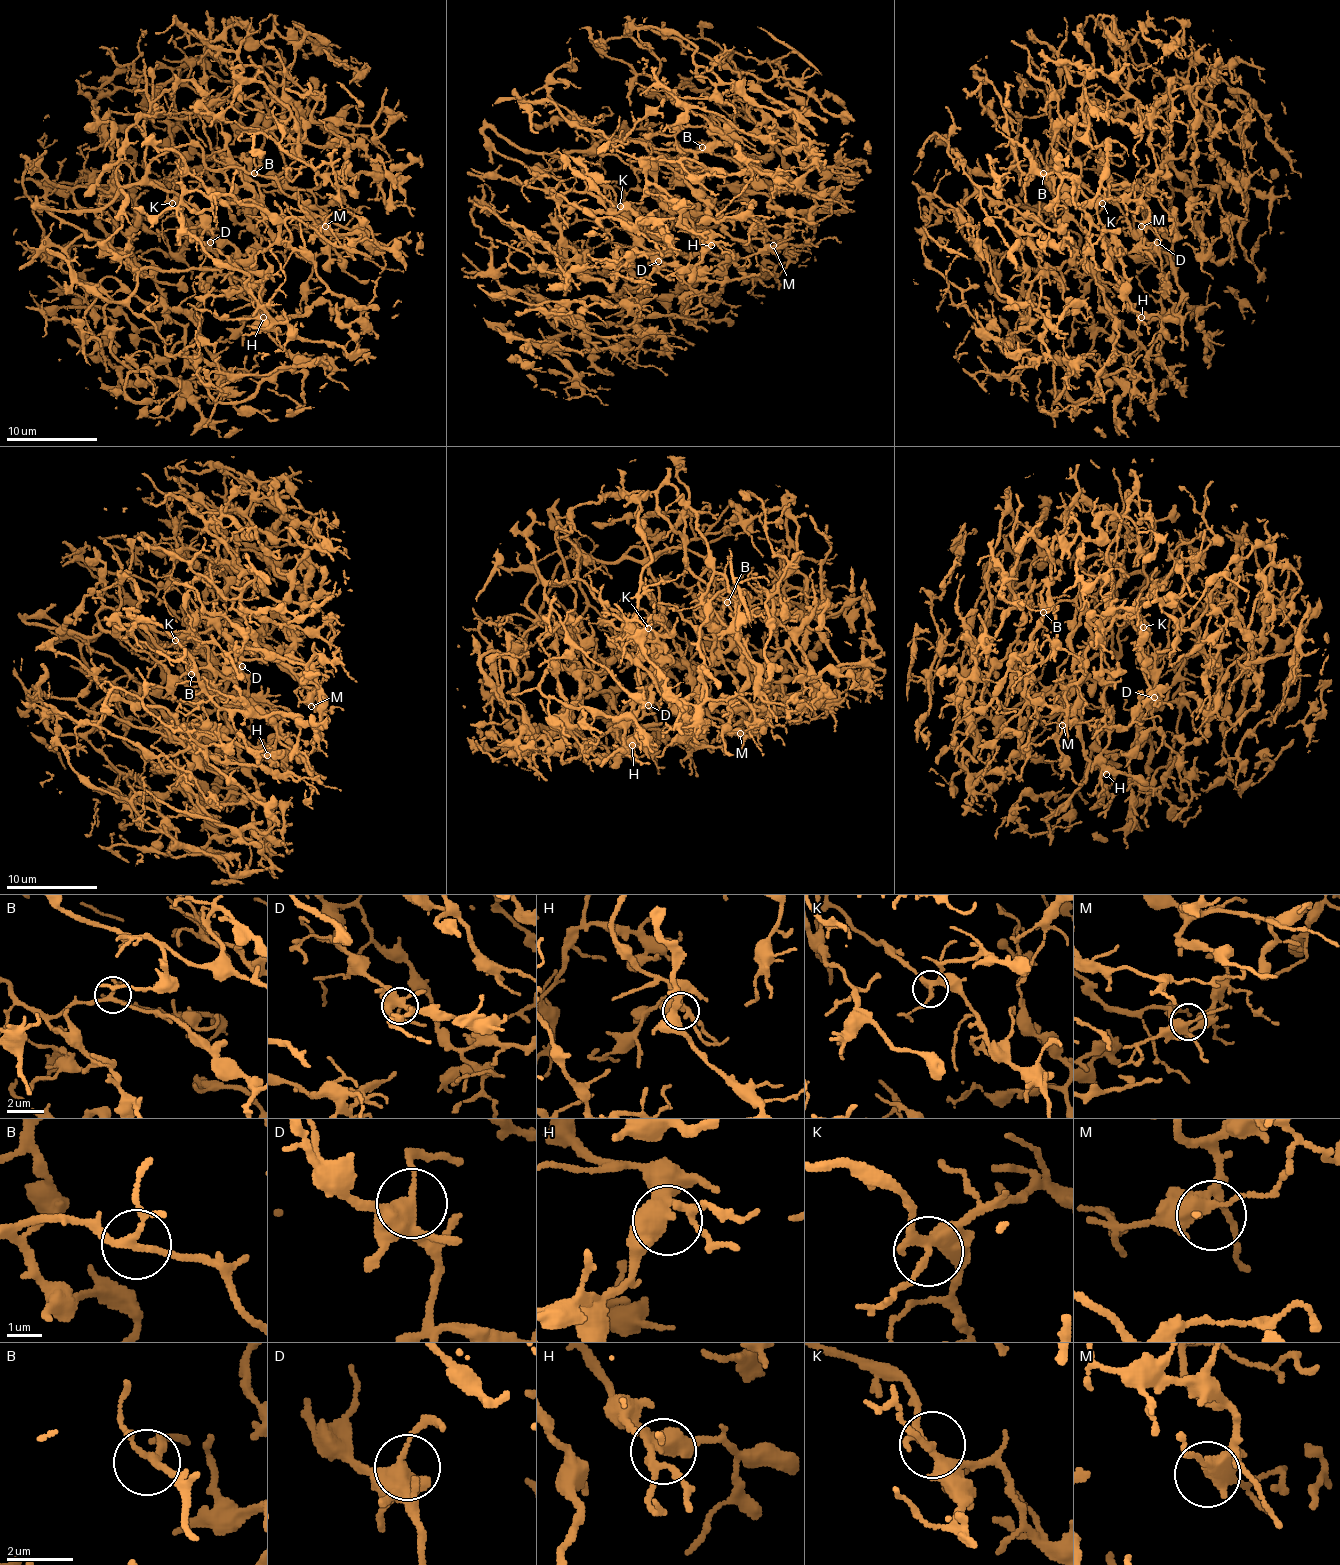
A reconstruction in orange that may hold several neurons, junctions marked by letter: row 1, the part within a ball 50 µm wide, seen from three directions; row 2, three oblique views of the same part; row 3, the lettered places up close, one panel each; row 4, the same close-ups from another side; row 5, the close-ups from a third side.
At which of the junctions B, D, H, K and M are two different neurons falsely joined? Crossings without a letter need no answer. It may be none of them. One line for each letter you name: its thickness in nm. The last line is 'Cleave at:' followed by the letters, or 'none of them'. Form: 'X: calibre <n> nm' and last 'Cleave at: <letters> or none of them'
Cleave at: none of them

